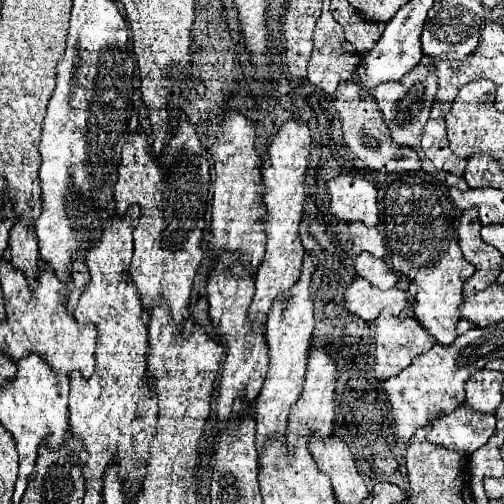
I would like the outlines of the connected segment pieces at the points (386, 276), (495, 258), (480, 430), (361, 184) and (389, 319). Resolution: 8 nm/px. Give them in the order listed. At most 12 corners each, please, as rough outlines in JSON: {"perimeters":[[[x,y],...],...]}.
{"perimeters":[[[369,252],[355,258],[355,270],[379,290],[389,290],[397,274]],[[478,210],[463,211],[459,246],[475,266],[469,298],[501,272],[503,254],[479,236]],[[463,404],[427,438],[469,458],[489,440],[493,414]],[[363,178],[327,182],[337,220],[379,222],[377,192]],[[415,318],[375,326],[373,376],[387,380],[433,348]]]}

